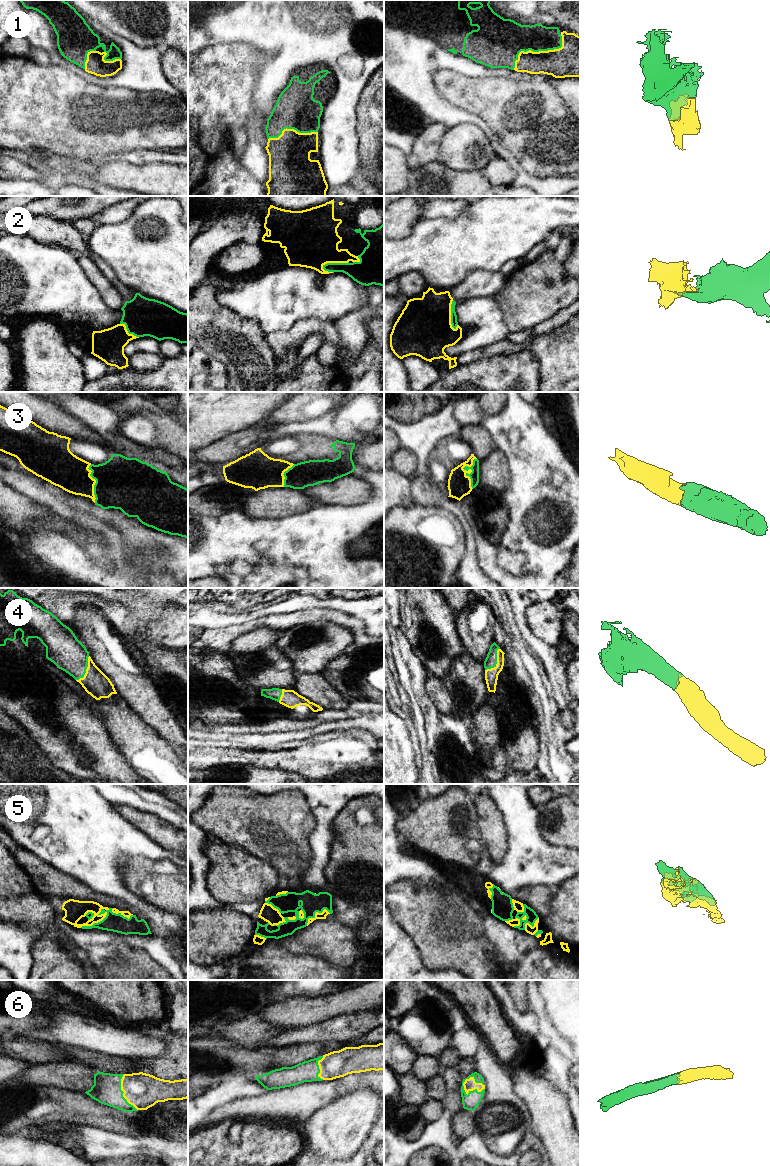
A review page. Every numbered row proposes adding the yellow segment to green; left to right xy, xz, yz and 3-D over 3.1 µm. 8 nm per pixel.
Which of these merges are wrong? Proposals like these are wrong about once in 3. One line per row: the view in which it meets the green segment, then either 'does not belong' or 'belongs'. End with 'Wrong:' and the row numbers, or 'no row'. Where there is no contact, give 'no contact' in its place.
1: yz | belongs
2: xz | belongs
3: yz | belongs
4: yz | belongs
5: xy | belongs
6: yz | belongs
Wrong: no row

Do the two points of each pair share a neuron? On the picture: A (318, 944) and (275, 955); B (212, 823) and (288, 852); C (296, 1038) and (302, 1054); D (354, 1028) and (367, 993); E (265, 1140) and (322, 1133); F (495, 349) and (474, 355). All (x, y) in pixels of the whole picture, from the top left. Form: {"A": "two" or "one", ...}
{"A": "two", "B": "one", "C": "two", "D": "two", "E": "two", "F": "one"}

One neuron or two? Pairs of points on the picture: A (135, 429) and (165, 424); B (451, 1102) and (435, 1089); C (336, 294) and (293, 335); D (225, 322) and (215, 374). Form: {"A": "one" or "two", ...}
{"A": "one", "B": "two", "C": "two", "D": "two"}

